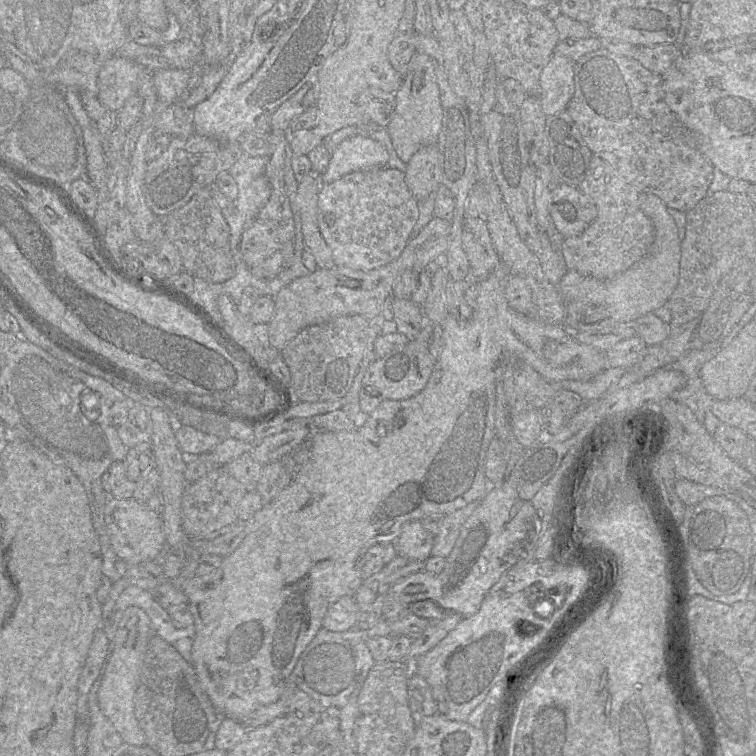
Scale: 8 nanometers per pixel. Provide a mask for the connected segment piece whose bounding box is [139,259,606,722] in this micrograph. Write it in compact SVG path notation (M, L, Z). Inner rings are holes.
M499 259L499 265L485 279L480 280L478 296L475 300L472 316L468 320L447 314L442 321L442 350L436 360L433 371L424 389L415 396L404 400L384 400L372 411L360 428L352 431L315 431L310 437L310 456L293 478L291 484L283 489L268 505L257 511L246 522L244 537L237 548L224 556L220 566L205 576L187 579L167 579L162 566L154 560L140 563L141 569L160 583L170 580L187 596L188 607L194 618L195 636L193 637L191 663L197 679L214 708L226 718L242 721L253 711L275 703L284 694L292 673L301 654L322 627L322 621L329 607L343 596L354 596L362 582L361 561L372 546L379 543L393 543L399 536L402 526L412 520L421 520L430 515L446 516L474 501L480 501L491 490L485 476L485 459L489 444L495 436L496 384L502 381L506 368L515 362L524 362L531 366L541 377L549 382L563 380L586 381L606 369L605 352L578 342L573 333L564 325L554 325L535 321L511 308L505 298L504 290L510 274Z

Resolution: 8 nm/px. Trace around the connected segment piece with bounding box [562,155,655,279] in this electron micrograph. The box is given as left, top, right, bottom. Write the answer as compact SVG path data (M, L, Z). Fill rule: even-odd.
M597 155L592 156L588 172L577 188L596 205L598 214L582 234L564 239L565 264L568 270L585 276L612 279L649 252L655 237L653 223L640 207L640 193Z

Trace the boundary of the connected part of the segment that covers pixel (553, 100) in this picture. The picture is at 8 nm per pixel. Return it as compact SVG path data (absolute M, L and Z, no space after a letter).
M553 53L539 80L539 98L547 116L566 110L575 91L574 62Z

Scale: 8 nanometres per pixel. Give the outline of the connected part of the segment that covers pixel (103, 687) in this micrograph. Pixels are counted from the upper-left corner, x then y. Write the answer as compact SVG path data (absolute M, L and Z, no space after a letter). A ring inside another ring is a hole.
M129 606L119 622L114 638L114 648L98 690L98 703L101 712L113 724L124 743L136 747L146 746L144 732L134 713L134 695L150 636L150 619L146 612L137 606Z

